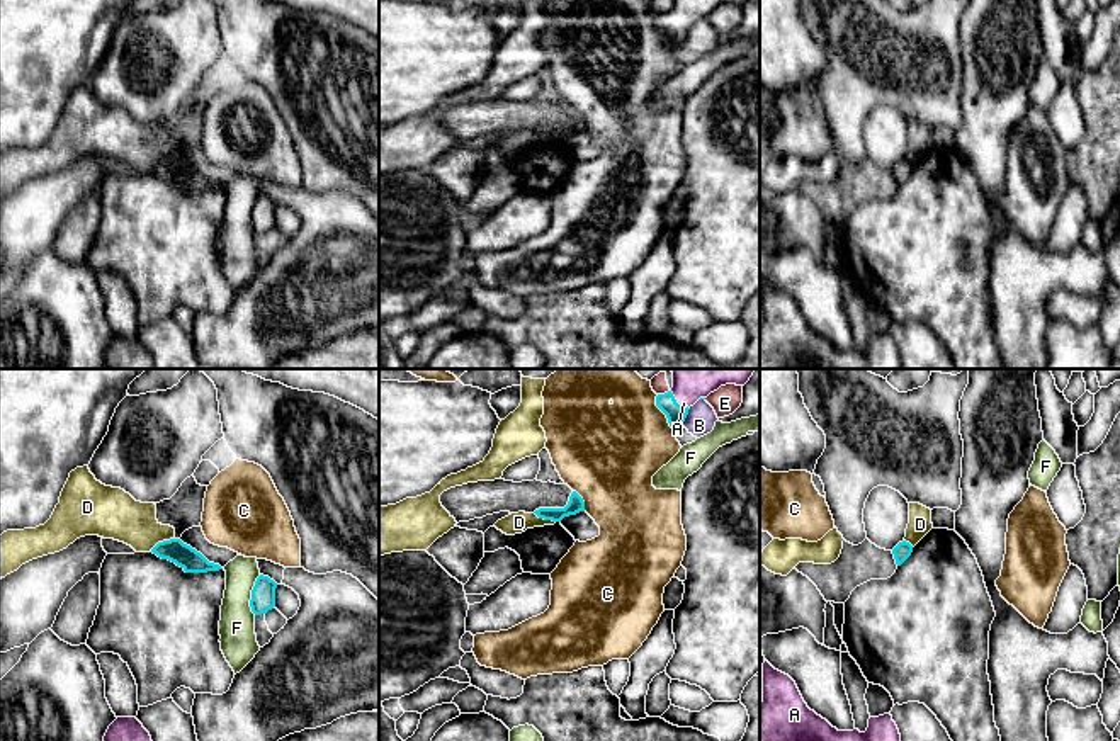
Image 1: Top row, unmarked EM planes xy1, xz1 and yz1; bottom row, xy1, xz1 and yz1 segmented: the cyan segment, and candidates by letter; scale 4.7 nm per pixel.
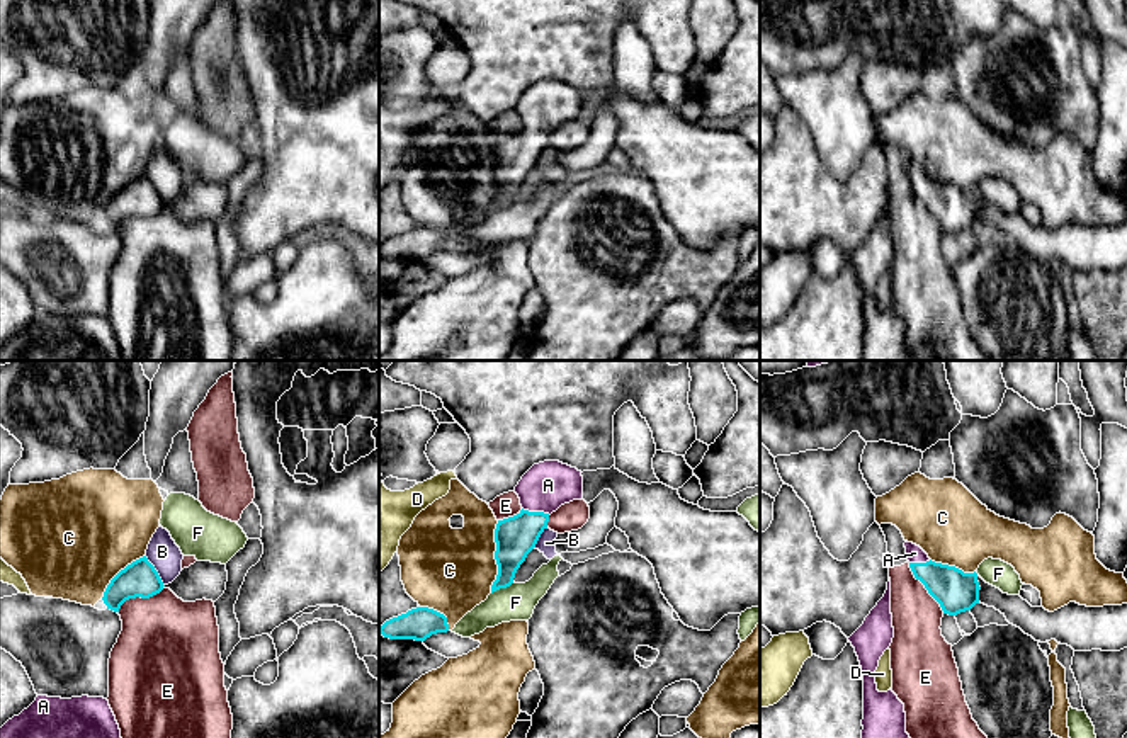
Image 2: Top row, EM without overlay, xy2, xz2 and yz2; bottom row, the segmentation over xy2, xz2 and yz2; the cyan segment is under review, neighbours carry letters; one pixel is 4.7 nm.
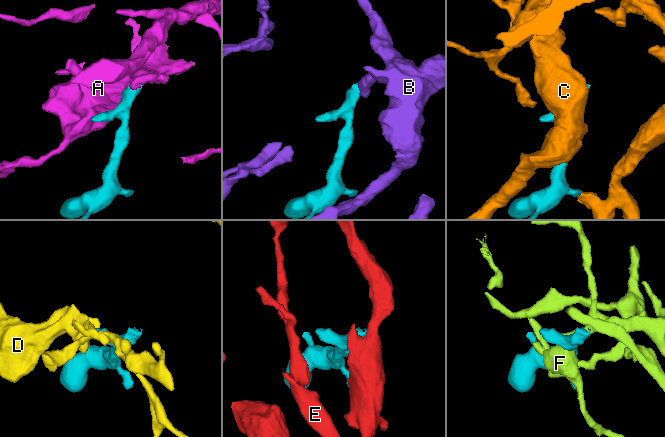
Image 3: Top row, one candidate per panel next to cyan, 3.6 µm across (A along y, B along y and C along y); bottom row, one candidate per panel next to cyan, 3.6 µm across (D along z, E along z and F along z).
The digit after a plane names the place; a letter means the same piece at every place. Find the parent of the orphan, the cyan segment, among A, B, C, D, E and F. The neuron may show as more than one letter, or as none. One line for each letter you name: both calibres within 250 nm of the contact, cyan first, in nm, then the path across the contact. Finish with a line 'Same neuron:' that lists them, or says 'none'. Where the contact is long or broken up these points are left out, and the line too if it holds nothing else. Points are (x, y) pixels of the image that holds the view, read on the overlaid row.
A: calibres 190 and 220 nm; way xz2 (515, 536), (536, 512), (539, 495), (548, 485)
Same neuron: A

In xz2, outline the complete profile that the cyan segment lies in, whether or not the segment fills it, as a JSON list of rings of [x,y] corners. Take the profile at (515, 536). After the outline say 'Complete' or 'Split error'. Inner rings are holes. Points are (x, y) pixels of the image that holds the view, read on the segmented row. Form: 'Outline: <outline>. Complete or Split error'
Outline: [[[544,461],[522,476],[515,493],[522,510],[498,520],[495,529],[498,575],[491,593],[513,583],[517,570],[547,529],[549,515],[564,503],[583,500],[583,476],[559,461]]]. Split error

